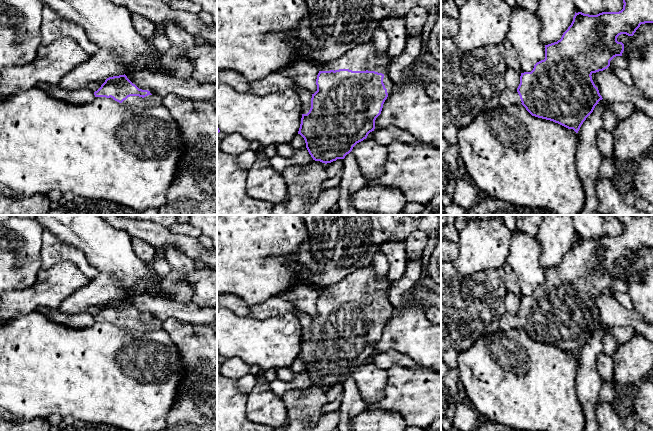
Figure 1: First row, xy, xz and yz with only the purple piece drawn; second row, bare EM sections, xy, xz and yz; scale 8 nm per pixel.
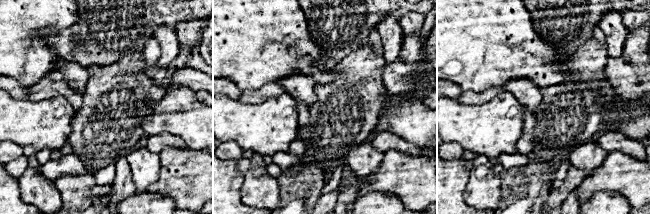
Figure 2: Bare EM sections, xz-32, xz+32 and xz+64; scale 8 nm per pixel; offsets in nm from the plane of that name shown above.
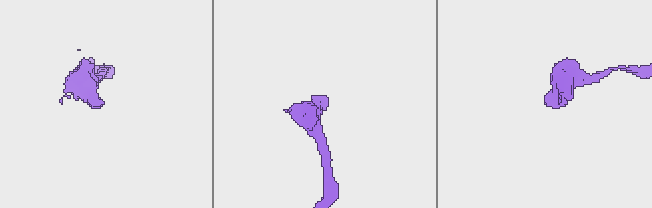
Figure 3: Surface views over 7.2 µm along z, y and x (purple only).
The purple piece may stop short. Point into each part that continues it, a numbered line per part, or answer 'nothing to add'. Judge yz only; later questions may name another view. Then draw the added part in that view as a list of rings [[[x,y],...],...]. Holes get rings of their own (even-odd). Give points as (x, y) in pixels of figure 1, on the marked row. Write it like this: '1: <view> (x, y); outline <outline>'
1: yz (508, 97); outline [[[506,89],[502,92],[501,96],[499,97],[499,105],[508,107],[511,105],[520,105],[521,99],[517,91],[512,91],[510,89]]]

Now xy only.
1: xy (150, 100); outline [[[148,95],[144,98],[139,96],[130,96],[122,103],[127,105],[133,105],[140,108],[147,108],[152,106],[157,106],[158,104],[160,104],[160,102],[161,102],[160,98],[153,95]]]

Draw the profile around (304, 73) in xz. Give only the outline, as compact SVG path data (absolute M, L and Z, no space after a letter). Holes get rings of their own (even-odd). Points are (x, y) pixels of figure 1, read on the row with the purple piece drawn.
M298 58L279 72L292 78L300 88L314 94L317 91L316 79L319 71L316 64Z

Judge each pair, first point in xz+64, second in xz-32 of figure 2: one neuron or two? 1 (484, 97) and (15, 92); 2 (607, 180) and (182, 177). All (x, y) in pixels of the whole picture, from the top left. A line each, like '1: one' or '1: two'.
1: two
2: one

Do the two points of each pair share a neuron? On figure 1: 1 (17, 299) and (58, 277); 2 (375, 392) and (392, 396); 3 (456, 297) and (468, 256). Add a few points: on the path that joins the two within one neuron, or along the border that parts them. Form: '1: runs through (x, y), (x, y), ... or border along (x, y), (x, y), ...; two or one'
1: runs through (27, 299), (39, 295), (48, 286); one
2: border along (387, 371), (387, 383), (383, 396), (366, 406); two
3: border along (458, 251), (455, 267), (461, 273), (486, 271); two

